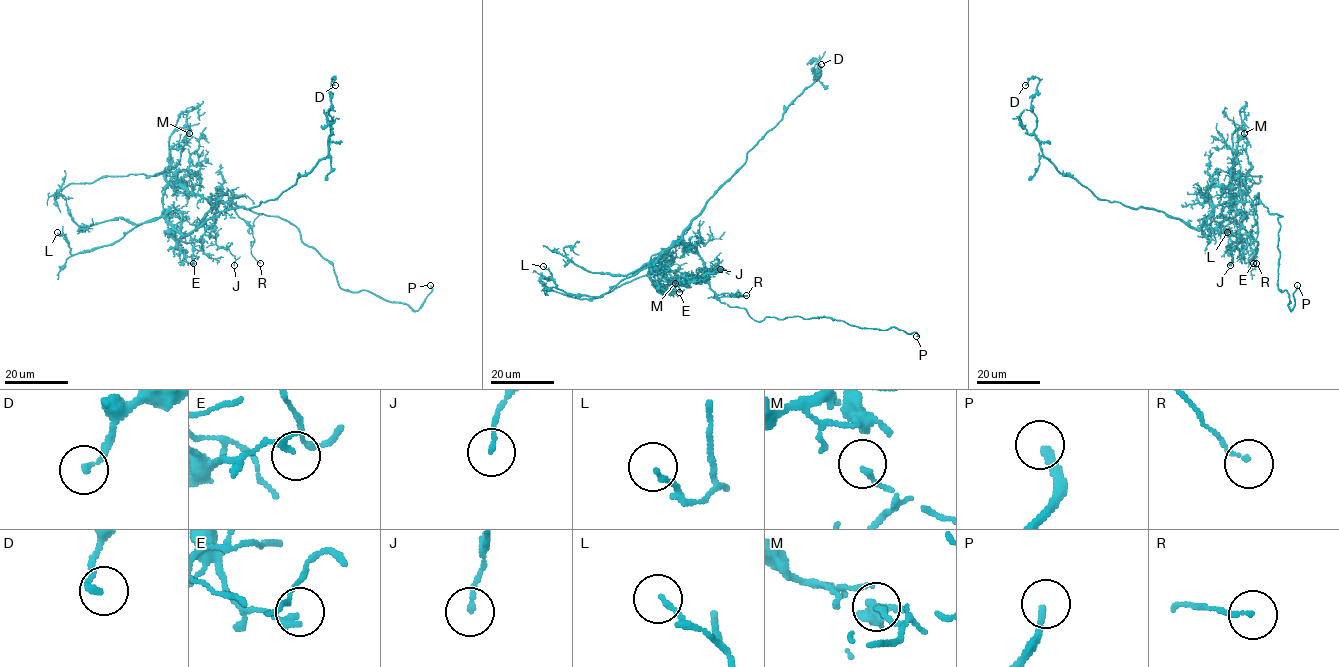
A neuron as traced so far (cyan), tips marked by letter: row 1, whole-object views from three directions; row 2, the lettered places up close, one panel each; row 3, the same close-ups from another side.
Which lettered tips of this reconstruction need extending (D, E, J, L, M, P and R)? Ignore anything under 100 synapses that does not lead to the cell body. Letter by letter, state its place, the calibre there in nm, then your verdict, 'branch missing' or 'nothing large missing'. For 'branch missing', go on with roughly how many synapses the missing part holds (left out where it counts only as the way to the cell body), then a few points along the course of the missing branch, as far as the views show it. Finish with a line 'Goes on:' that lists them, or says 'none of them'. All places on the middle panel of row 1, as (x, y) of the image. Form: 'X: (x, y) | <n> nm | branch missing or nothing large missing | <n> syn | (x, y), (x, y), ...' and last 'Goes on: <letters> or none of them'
D: (821, 64) | 160 nm | nothing large missing
E: (679, 292) | 190 nm | nothing large missing
J: (720, 269) | 120 nm | nothing large missing
L: (543, 266) | 130 nm | nothing large missing
M: (675, 283) | 90 nm | nothing large missing
P: (916, 336) | 200 nm | branch missing | (916, 336), (920, 340), (917, 343), (888, 347), (897, 358)
R: (746, 295) | 110 nm | nothing large missing
Goes on: P

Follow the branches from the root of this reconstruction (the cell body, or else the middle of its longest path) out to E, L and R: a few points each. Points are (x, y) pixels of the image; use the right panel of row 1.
E: (1211, 216), (1202, 230), (1207, 235), (1215, 230), (1248, 235), (1253, 263)
L: (1211, 216), (1201, 228), (1207, 235), (1229, 217), (1257, 243), (1256, 249), (1249, 254), (1238, 239), (1227, 232)
R: (1211, 216), (1221, 204), (1252, 202), (1255, 206), (1256, 263)

